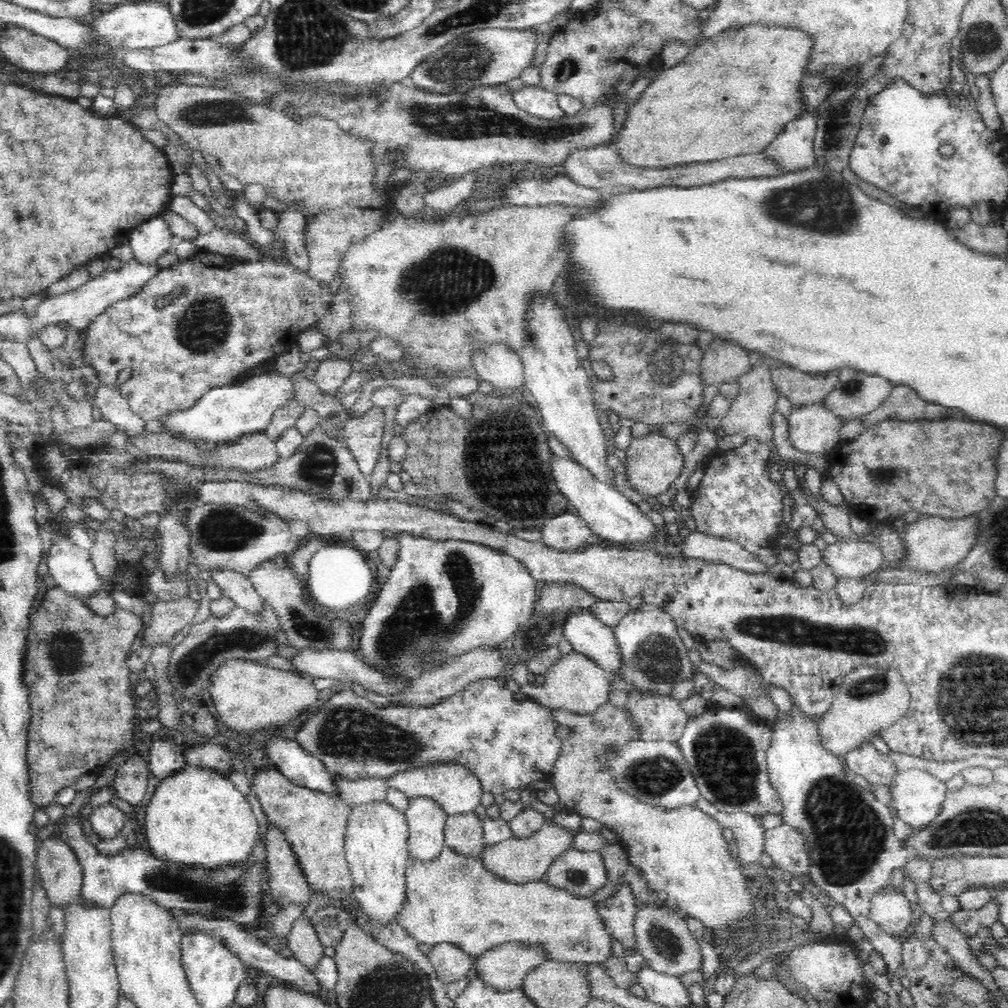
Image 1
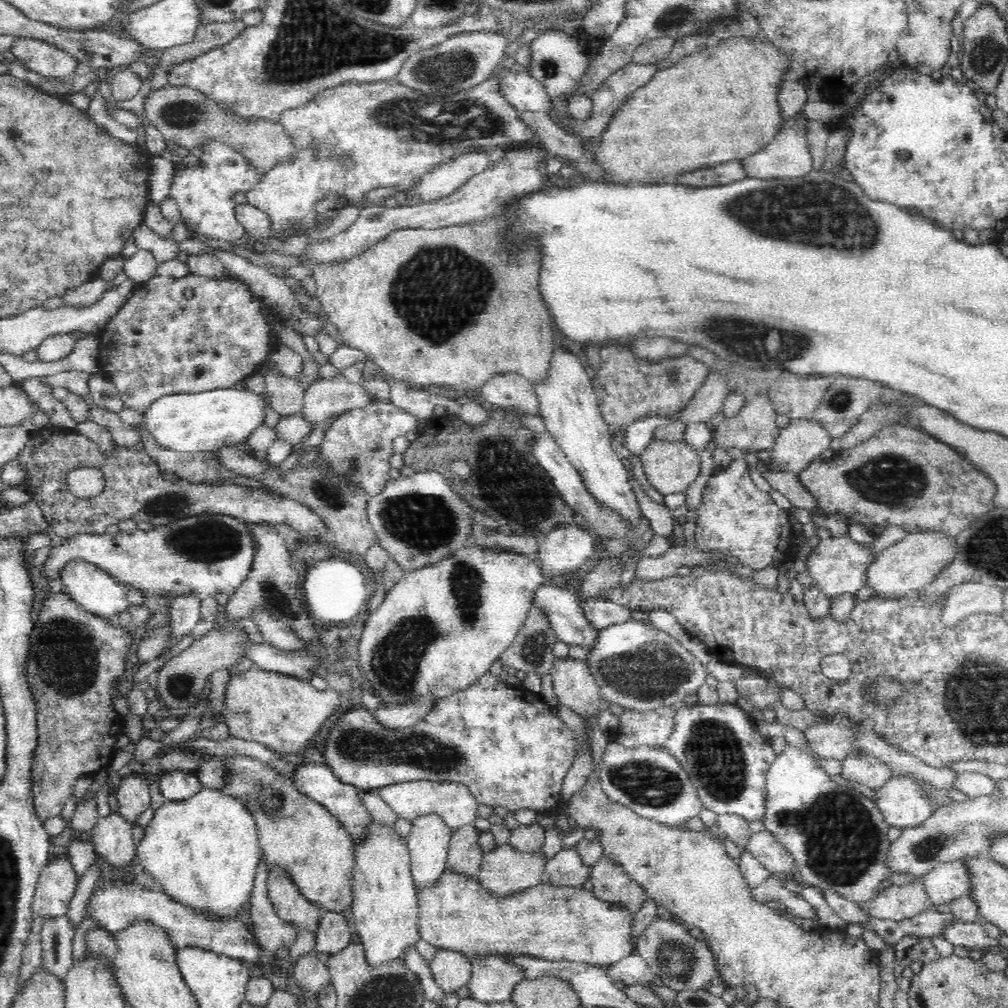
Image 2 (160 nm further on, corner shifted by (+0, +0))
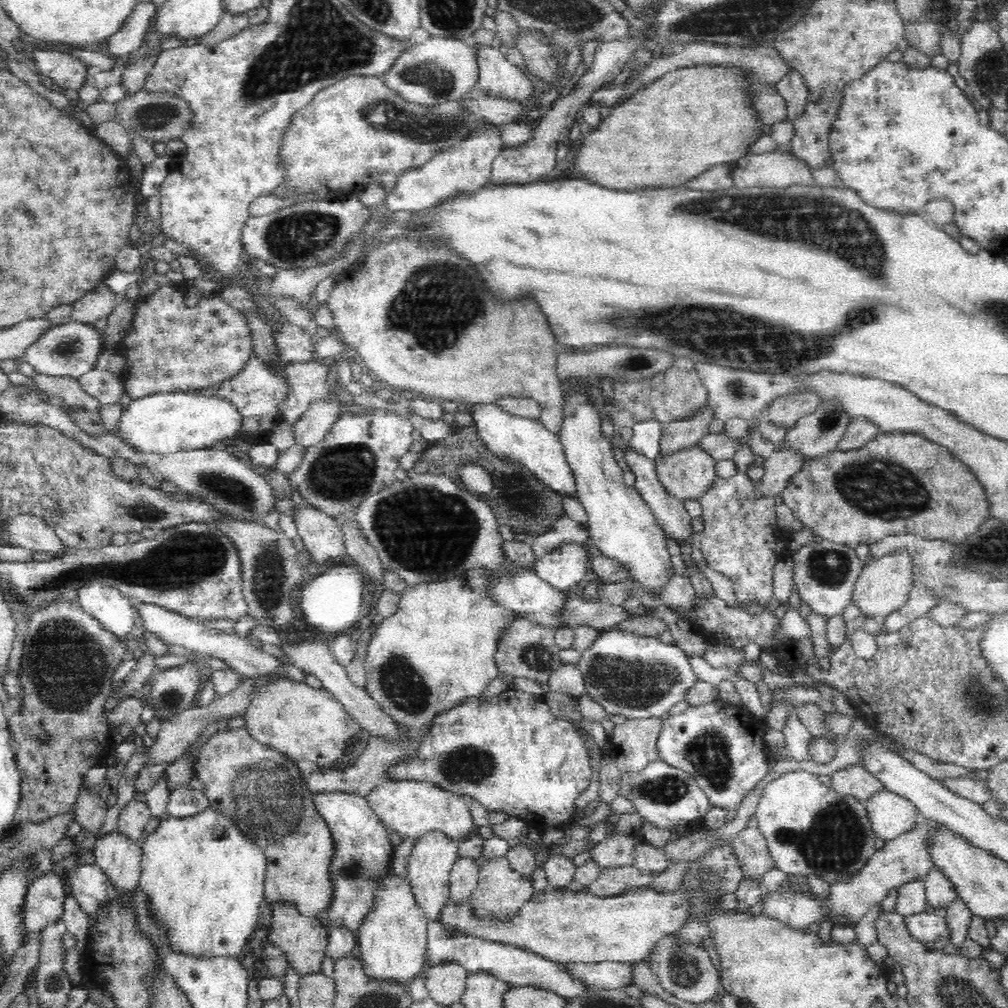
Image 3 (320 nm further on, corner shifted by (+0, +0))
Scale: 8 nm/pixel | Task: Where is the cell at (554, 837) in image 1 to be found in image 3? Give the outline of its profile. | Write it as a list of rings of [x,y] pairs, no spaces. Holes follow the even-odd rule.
[[[507,856],[487,859],[480,863],[479,879],[475,891],[470,896],[478,917],[498,917],[505,919],[518,912],[527,899],[533,895],[533,875],[520,873],[510,865]]]

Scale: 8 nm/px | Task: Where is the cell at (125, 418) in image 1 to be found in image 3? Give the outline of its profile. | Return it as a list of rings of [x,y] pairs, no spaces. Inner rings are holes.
[[[95,368],[78,378],[81,387],[102,404],[118,404],[122,398],[123,381],[116,374],[108,370],[96,370]]]

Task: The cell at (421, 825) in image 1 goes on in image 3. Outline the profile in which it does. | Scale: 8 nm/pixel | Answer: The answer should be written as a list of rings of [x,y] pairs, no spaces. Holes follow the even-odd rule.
[[[442,830],[426,831],[420,838],[414,840],[413,851],[408,860],[408,875],[412,891],[418,905],[422,907],[426,918],[434,921],[449,896],[449,874],[459,855],[459,840],[453,840]]]

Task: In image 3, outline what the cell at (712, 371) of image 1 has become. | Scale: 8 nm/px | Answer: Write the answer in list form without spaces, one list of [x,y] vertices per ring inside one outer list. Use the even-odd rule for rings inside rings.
[[[707,401],[701,409],[685,419],[662,423],[660,453],[671,453],[698,445],[699,440],[708,434],[708,424],[716,419],[716,409]]]

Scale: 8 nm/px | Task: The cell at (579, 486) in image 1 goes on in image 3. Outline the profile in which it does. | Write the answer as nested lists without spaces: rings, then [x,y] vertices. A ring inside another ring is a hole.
[[[495,402],[473,404],[470,413],[480,437],[492,452],[522,461],[548,487],[563,496],[578,498],[576,479],[565,457],[562,443],[556,433],[545,427],[542,419],[514,416],[502,410]]]

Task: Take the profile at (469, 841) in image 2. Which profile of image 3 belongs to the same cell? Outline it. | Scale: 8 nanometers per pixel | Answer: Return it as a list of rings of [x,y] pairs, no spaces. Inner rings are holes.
[[[459,856],[449,874],[449,896],[464,903],[477,887],[480,861],[470,856]]]

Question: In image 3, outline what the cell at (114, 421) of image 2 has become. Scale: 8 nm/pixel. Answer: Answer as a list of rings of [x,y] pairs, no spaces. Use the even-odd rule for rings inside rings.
[[[36,374],[31,377],[36,385],[37,392],[45,398],[62,398],[70,406],[84,407],[88,412],[99,415],[102,412],[102,403],[90,396],[73,376]]]

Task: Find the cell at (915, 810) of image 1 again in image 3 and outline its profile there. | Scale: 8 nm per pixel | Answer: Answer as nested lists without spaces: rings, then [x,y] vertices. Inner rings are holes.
[[[886,787],[875,792],[865,804],[874,832],[885,842],[912,830],[923,819],[909,798]]]

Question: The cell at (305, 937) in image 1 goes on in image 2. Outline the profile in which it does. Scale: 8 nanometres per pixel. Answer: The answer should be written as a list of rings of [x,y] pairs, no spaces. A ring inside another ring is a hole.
[[[316,948],[305,952],[294,962],[293,978],[302,992],[318,994],[328,986],[331,974],[327,963],[320,960]]]

